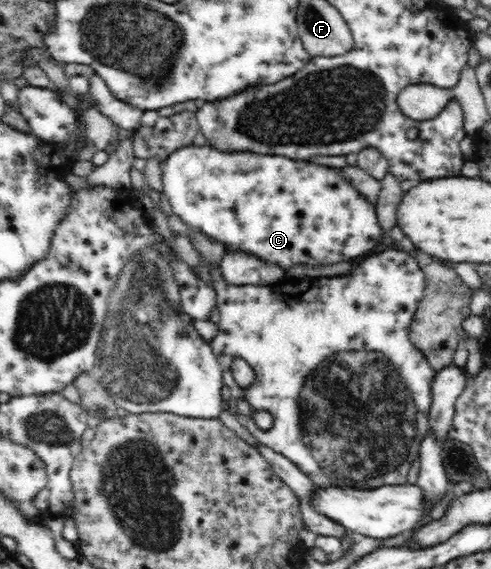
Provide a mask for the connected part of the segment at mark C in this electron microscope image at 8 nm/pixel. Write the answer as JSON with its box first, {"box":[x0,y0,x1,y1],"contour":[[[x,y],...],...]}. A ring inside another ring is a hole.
{"box":[161,146,384,269],"contour":[[[186,146],[172,152],[164,162],[161,162],[163,193],[168,198],[172,212],[179,216],[187,226],[205,234],[208,241],[216,240],[226,246],[226,253],[242,252],[246,255],[258,257],[258,259],[272,265],[289,269],[295,264],[308,264],[310,266],[328,266],[339,262],[349,262],[350,258],[369,256],[369,253],[382,242],[384,231],[376,216],[376,205],[362,197],[342,174],[339,168],[322,166],[309,161],[293,160],[284,156],[270,154],[255,154],[254,152],[223,152],[212,146]]]}

